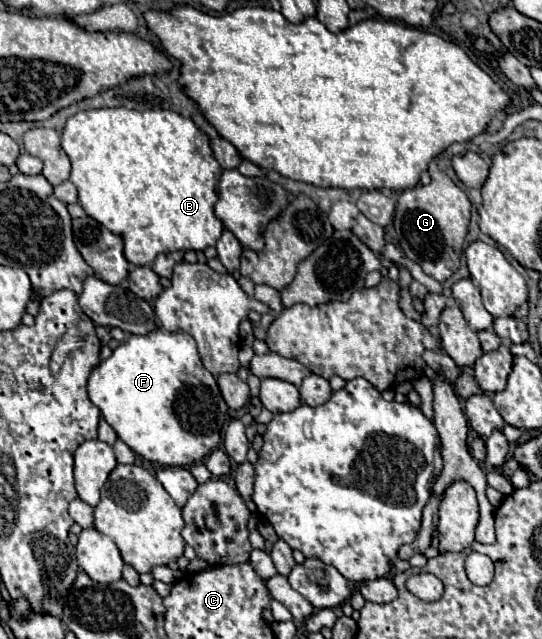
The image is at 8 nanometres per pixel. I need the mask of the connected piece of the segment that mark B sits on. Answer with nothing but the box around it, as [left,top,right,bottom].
[62,108,224,266]

